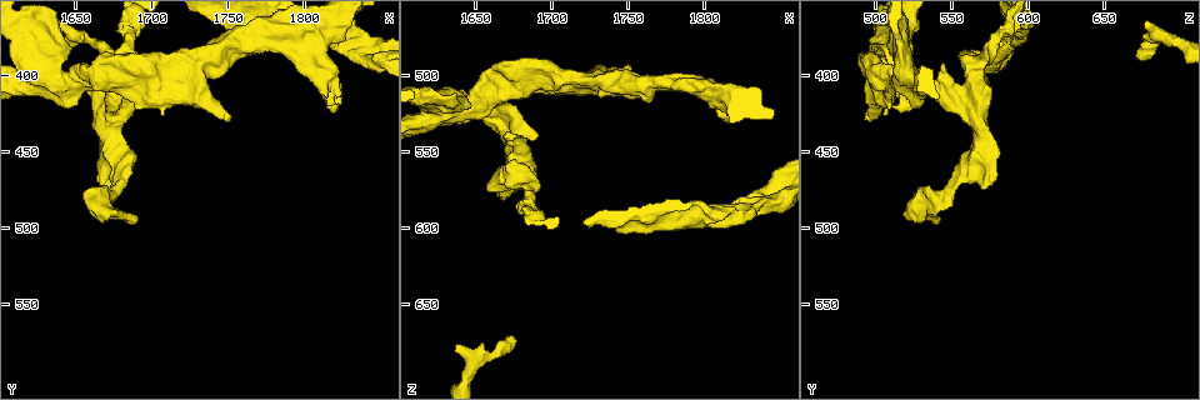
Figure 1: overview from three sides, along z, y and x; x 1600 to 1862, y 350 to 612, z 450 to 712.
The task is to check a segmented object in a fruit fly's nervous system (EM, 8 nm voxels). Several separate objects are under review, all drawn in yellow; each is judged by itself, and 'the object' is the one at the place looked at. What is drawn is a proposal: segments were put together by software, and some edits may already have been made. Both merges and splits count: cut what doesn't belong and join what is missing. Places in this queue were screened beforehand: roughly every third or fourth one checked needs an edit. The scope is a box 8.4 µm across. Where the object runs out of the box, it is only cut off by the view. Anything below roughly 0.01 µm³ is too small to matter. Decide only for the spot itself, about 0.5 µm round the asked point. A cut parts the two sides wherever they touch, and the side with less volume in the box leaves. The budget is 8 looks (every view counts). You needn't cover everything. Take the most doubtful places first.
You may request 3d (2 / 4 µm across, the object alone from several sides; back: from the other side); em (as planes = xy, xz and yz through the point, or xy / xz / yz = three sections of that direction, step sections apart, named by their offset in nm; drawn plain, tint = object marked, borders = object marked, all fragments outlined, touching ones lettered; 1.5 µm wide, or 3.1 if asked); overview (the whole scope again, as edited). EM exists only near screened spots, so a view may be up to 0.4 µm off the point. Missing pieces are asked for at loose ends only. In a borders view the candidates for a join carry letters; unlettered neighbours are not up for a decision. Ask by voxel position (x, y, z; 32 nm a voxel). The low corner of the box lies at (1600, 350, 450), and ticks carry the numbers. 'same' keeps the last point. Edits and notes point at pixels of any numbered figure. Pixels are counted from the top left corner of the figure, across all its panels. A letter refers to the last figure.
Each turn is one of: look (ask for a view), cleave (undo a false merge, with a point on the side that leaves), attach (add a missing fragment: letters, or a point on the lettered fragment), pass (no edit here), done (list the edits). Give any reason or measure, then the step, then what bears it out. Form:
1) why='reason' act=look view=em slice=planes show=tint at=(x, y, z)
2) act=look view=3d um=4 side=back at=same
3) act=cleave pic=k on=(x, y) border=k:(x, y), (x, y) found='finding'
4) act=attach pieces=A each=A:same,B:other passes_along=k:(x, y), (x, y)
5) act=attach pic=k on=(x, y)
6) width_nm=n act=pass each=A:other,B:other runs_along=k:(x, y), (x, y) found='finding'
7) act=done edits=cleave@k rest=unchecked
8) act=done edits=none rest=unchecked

why='free end' act=look view=3d um=4 at=(1820, 422, 512)

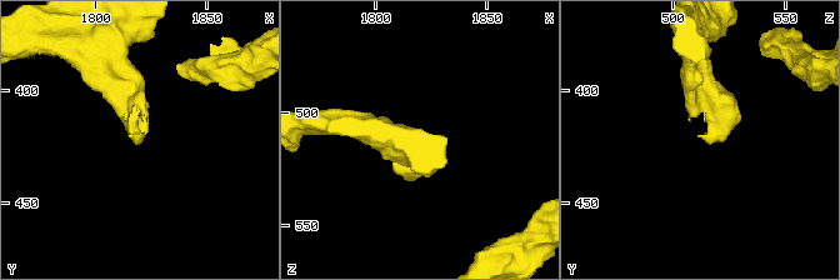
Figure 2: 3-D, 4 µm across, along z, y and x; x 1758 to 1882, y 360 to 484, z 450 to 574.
act=look view=em slice=xz step=4 show=borders at=(1820, 420, 514)

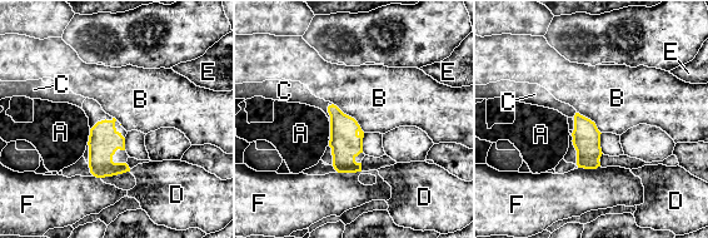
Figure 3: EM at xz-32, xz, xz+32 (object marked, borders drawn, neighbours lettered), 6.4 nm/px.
act=pass each=A:other,B:other,C:other,D:other,E:other,F:other border=3:(333, 103), (350, 115), (364, 132) found='no lettered fragment goes on from it'

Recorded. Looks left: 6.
why='an open end' act=look view=3d um=4 at=(1676, 388, 670)

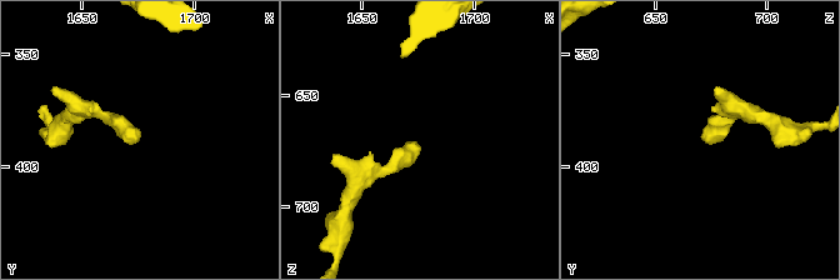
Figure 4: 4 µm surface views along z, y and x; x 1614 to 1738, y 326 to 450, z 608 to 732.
act=look view=em slice=xz step=4 show=borders at=(1674, 389, 672)

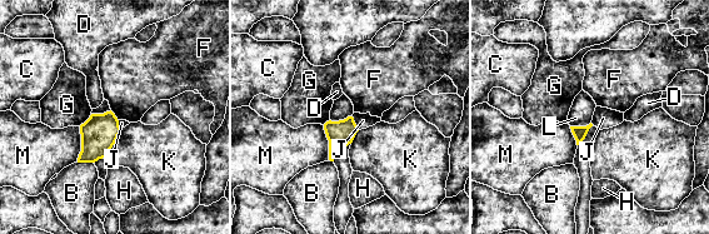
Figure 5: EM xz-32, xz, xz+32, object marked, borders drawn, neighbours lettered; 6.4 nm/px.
why='another direction' act=look view=em slice=planes show=borders at=same

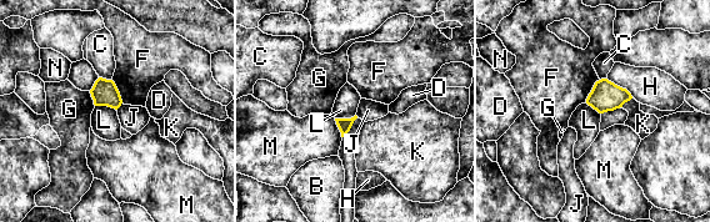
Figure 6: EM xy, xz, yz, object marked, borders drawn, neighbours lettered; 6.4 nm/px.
act=pass each=B:other,C:other,D:other,F:other,G:other,H:other,J:other,K:other,L:other,M:other,N:other border=6:(95, 105), (106, 105), (115, 110) found='none of them fits'

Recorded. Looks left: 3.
act=look view=3d um=2 at=(1748, 428, 494)

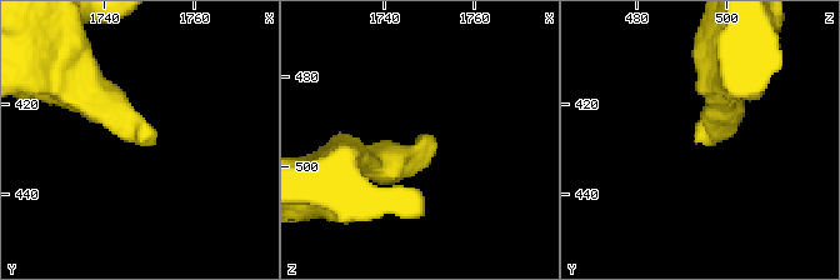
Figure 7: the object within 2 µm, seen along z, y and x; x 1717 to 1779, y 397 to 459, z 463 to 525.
why='shape alone is not enough' act=look view=em slice=planes show=borders at=(1747, 427, 493)

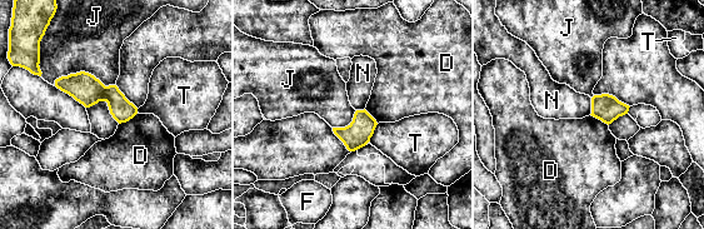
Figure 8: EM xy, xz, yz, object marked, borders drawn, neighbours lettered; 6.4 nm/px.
act=pass each=D:other,F:other,J:other,N:other,T:other runs_along=8:(58, 83), (109, 94), (134, 110) found='none of them fits'

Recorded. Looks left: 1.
act=done edits=none rest=unchecked

